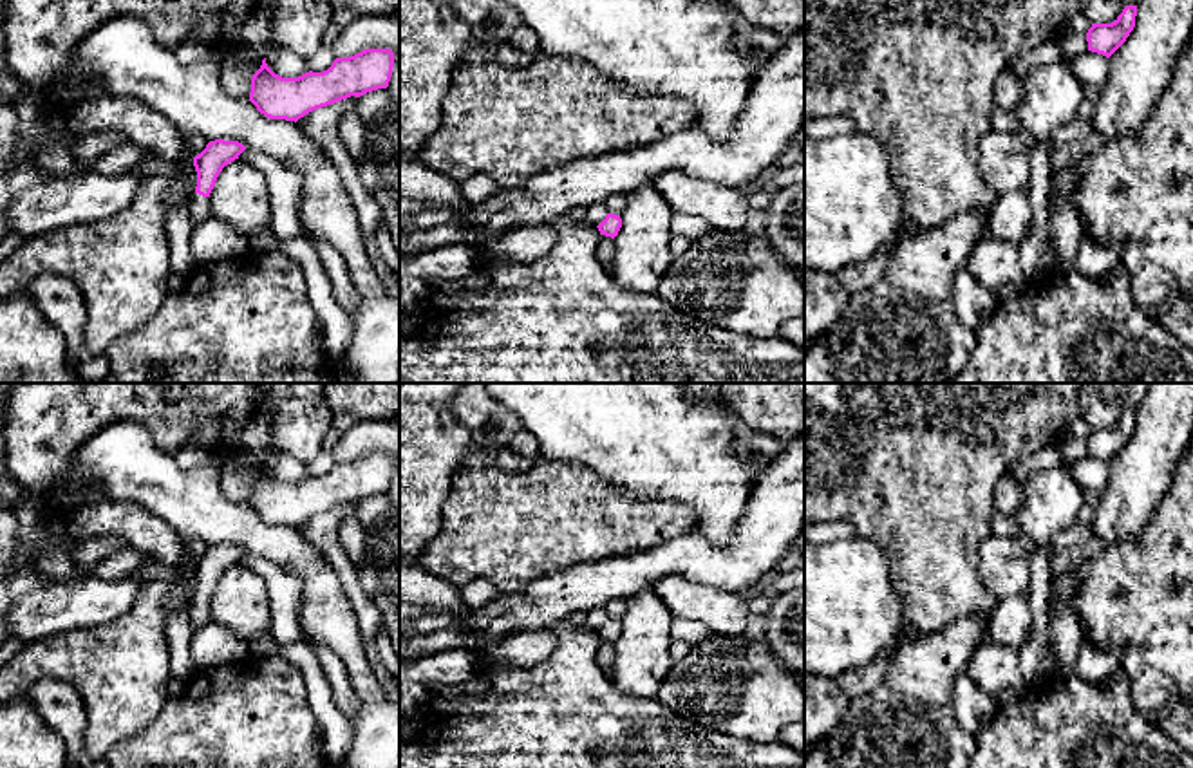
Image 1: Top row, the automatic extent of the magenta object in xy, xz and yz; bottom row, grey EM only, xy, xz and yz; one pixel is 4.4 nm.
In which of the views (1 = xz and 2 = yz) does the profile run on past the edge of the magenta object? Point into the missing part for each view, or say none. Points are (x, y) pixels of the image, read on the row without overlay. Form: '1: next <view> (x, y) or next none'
1: next none
2: next none

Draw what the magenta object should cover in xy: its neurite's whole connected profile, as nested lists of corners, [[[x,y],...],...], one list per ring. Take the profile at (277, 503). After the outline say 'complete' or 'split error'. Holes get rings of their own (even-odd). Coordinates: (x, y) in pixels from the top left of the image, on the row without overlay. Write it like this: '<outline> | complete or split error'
[[[365,454],[349,463],[336,463],[324,477],[309,475],[298,482],[282,482],[264,463],[251,482],[249,506],[269,524],[296,528],[316,513],[387,493],[392,472],[390,454]]] | complete

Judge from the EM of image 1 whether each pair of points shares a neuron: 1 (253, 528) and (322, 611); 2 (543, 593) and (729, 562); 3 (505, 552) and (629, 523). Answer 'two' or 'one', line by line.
1: one
2: one
3: one

